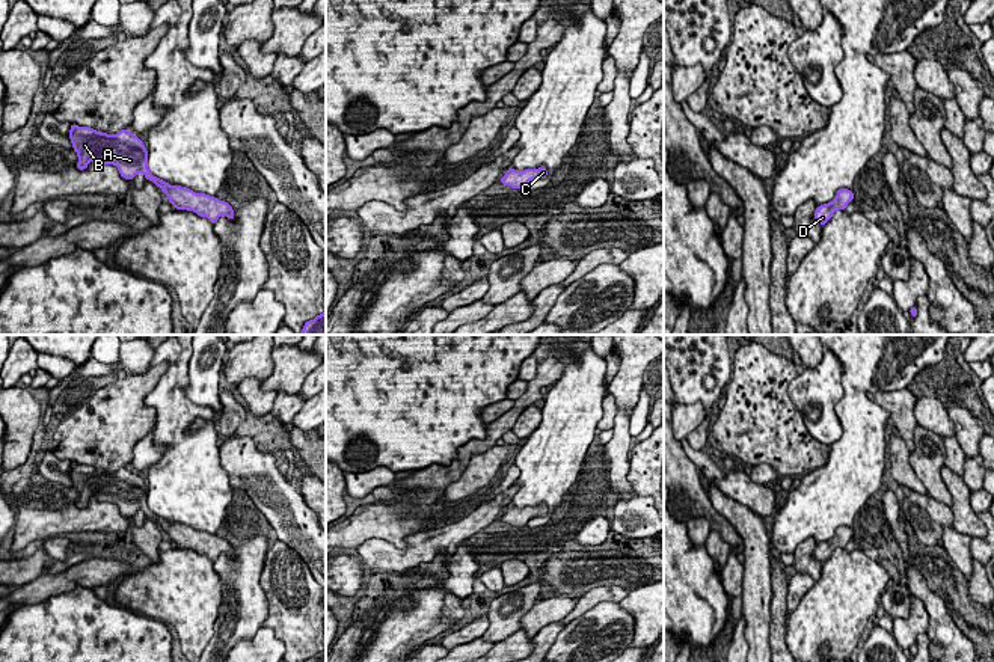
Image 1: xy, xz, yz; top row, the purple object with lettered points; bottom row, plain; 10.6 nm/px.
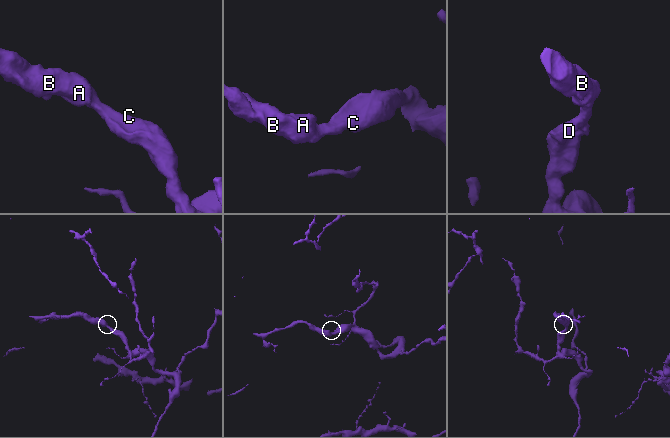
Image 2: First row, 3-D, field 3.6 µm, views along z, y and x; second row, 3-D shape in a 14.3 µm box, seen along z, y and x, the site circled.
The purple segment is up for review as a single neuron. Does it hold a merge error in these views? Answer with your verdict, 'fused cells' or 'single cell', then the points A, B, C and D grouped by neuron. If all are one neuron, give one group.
single cell; groups A B C D

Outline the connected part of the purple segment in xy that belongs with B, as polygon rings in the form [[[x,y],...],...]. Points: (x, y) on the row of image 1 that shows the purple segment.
[[[71,124],[69,139],[78,157],[78,170],[84,170],[87,164],[95,160],[100,164],[116,166],[121,176],[130,181],[137,173],[143,173],[148,181],[152,181],[161,188],[176,210],[193,211],[201,217],[207,217],[213,225],[223,214],[229,220],[235,220],[232,213],[234,208],[229,202],[205,193],[196,193],[187,187],[170,185],[154,176],[148,169],[148,149],[145,143],[128,130],[107,134],[91,127]]]

